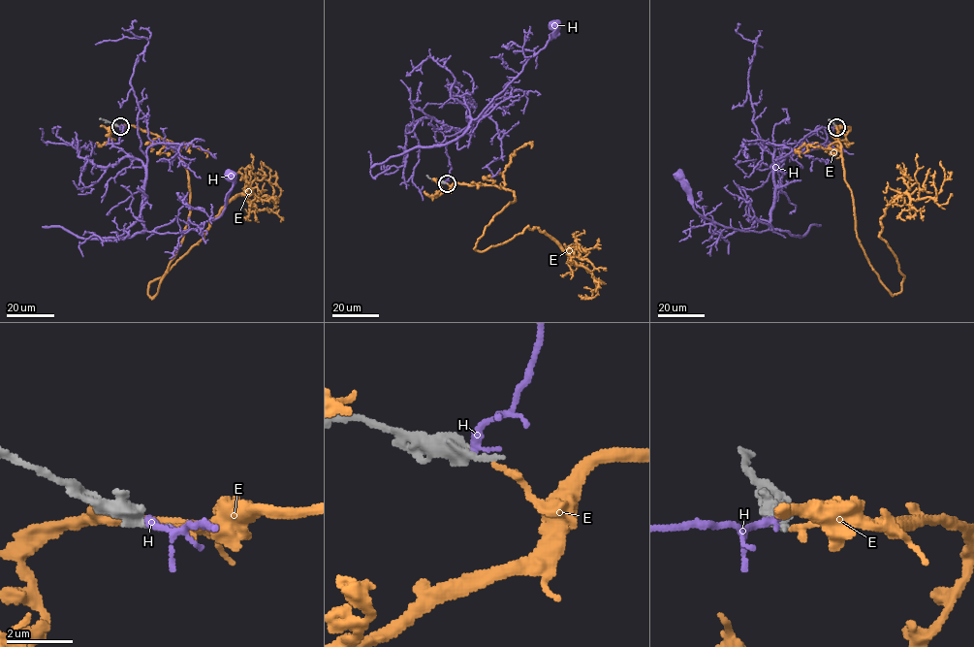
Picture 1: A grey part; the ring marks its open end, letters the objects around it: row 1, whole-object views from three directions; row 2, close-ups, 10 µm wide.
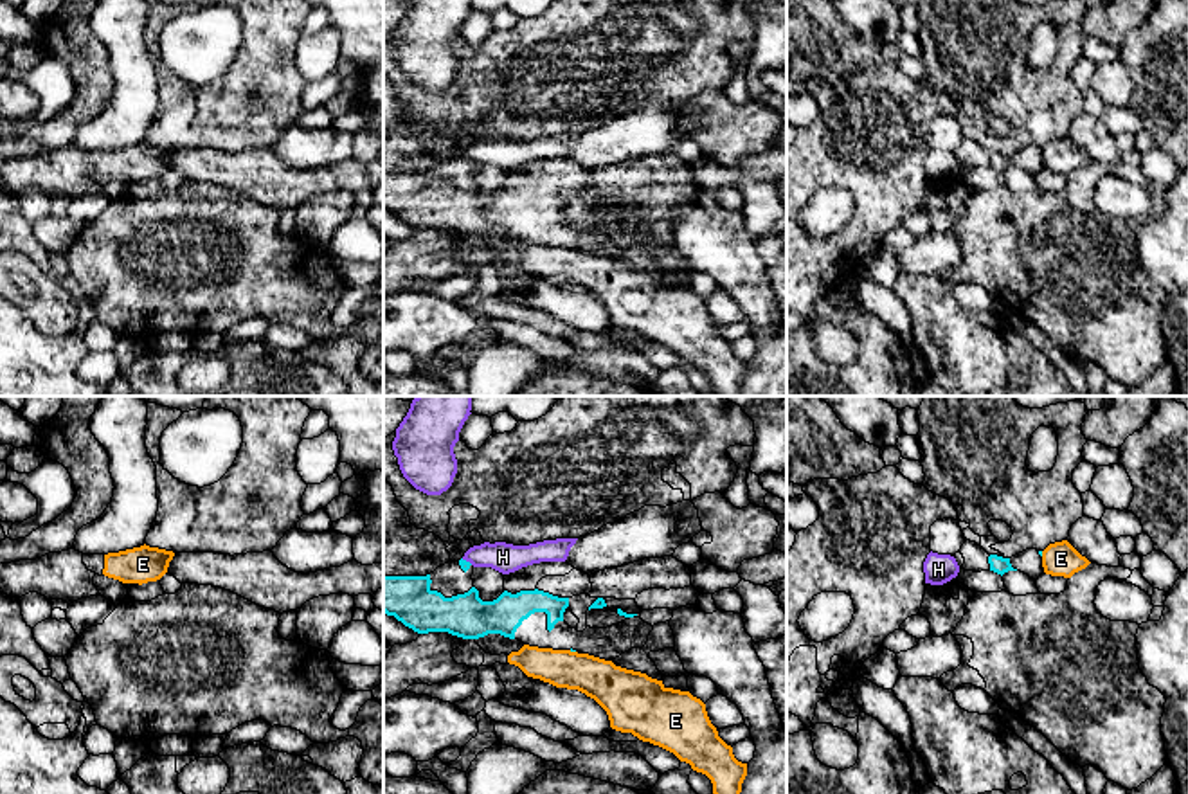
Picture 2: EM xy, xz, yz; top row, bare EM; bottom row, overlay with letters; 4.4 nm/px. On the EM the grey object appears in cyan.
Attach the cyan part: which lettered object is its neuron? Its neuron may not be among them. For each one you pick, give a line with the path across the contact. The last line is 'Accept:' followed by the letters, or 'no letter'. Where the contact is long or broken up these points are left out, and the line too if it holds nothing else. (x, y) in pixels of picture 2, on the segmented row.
Accept: no letter

